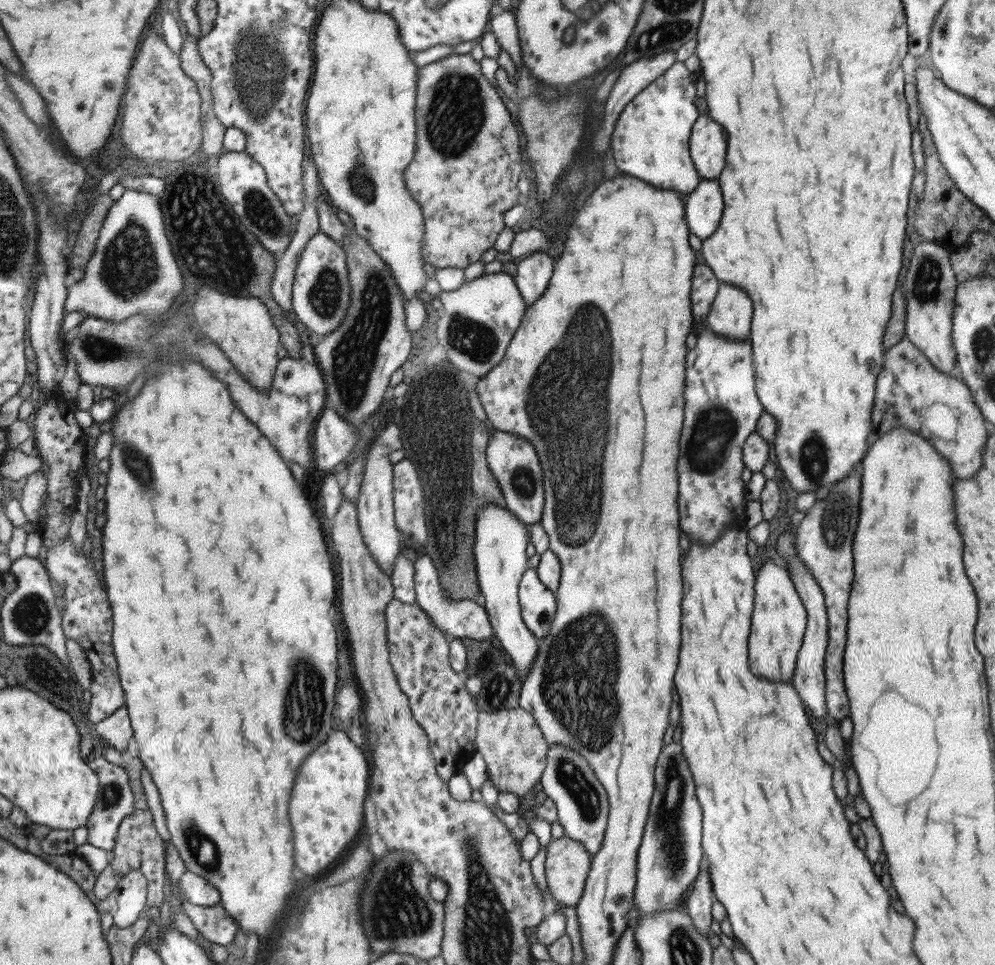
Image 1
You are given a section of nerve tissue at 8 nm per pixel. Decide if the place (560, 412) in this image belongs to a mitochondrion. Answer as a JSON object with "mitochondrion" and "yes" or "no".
{"mitochondrion":"yes"}

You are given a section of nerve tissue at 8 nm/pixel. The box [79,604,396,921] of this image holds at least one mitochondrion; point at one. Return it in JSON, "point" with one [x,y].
{"point":[304,695]}

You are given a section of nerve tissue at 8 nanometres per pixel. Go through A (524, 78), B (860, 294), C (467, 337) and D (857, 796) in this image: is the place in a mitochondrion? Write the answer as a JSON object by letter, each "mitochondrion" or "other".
{"A":"other","B":"other","C":"mitochondrion","D":"other"}

